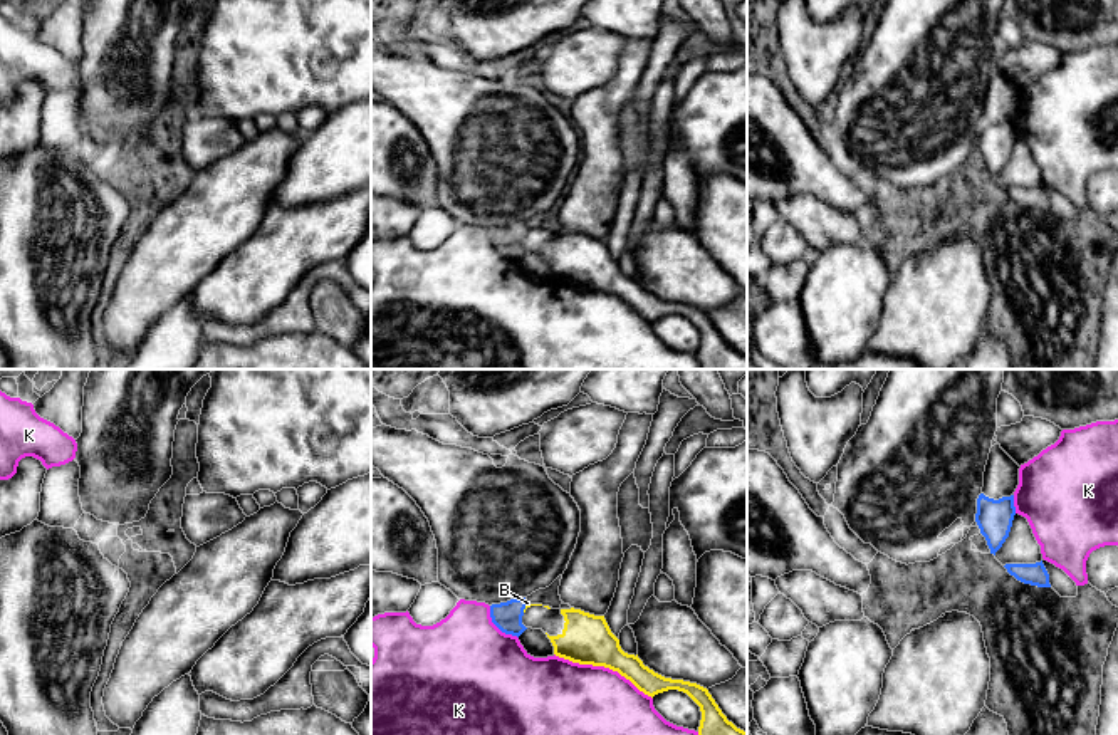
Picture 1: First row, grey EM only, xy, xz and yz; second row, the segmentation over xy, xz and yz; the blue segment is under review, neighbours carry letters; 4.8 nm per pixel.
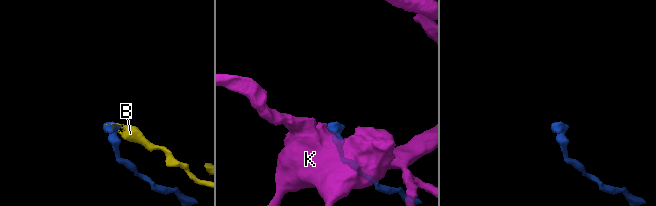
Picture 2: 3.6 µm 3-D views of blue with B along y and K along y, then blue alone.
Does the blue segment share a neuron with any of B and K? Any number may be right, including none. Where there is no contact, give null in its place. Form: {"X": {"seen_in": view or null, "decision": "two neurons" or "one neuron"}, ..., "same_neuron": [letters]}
{"B": {"seen_in": "xz", "decision": "one neuron"}, "K": {"seen_in": "xz", "decision": "two neurons"}, "same_neuron": ["B"]}

